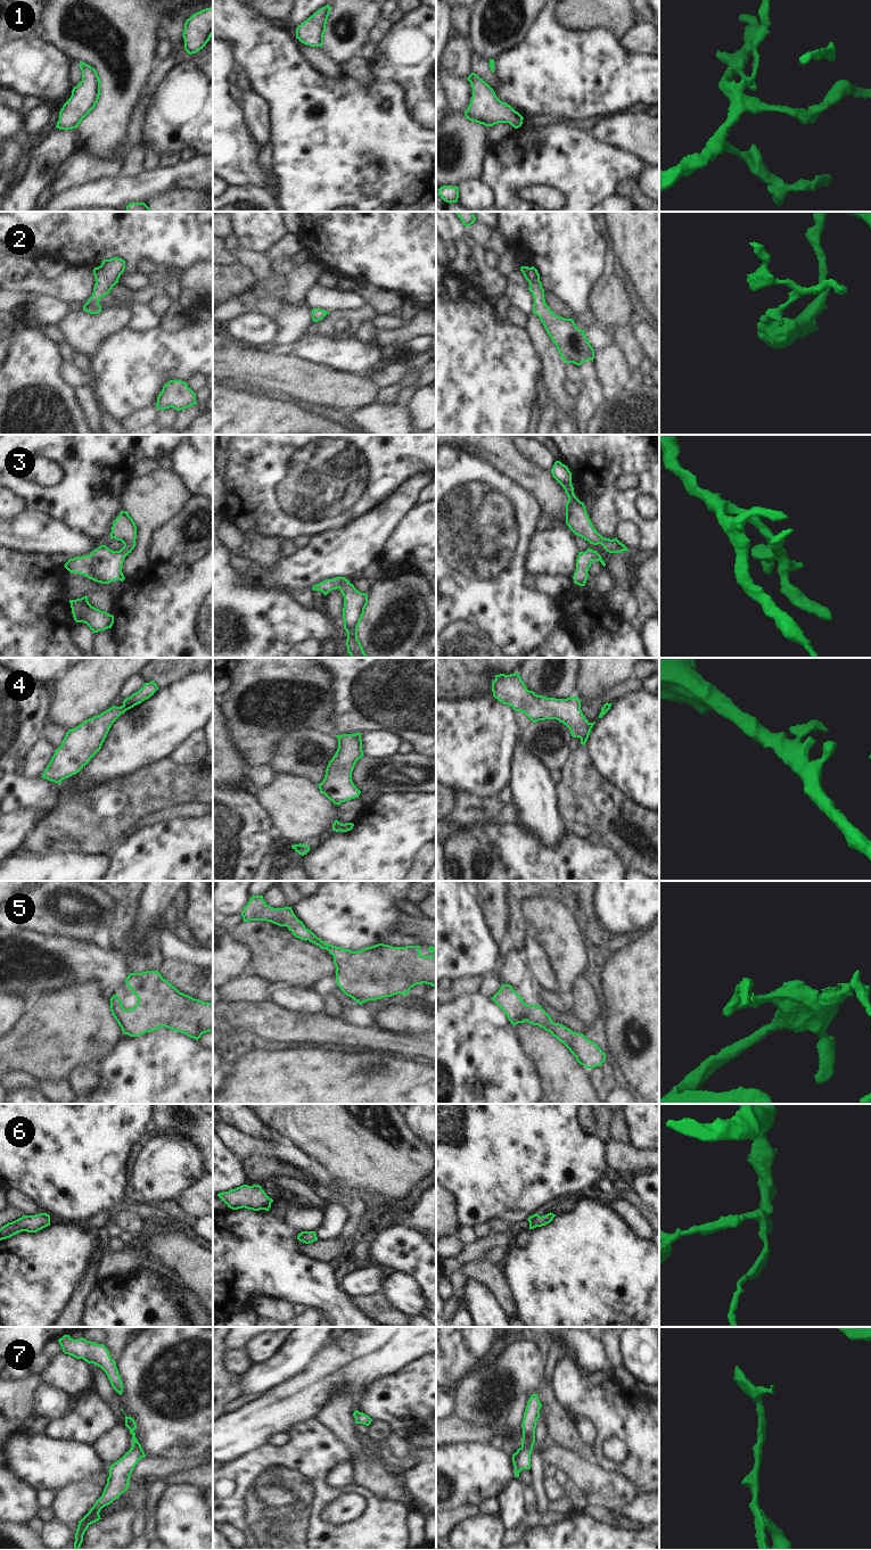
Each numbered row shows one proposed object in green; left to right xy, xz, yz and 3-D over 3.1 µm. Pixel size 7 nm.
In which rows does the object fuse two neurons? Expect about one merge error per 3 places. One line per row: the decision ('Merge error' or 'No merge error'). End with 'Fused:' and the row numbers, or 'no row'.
1: No merge error
2: No merge error
3: No merge error
4: No merge error
5: No merge error
6: No merge error
7: No merge error
Fused: no row

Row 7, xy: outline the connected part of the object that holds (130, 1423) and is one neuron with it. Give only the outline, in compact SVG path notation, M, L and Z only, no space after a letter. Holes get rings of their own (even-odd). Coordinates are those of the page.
M126 1415L125 1426L132 1434L132 1446L120 1460L109 1466L109 1476L107 1478L107 1484L104 1489L102 1495L96 1501L89 1512L79 1522L75 1533L74 1550L80 1549L83 1542L83 1535L88 1527L101 1519L99 1515L100 1510L110 1504L114 1500L118 1499L120 1495L128 1490L130 1485L130 1475L132 1474L138 1461L146 1457L141 1444L135 1437L134 1429L137 1428L137 1424L133 1418L128 1417Z

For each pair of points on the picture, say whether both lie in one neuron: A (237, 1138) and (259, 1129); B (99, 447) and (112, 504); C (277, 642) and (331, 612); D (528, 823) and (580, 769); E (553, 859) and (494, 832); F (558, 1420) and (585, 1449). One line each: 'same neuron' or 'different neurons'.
A: different neurons
B: same neuron
C: different neurons
D: different neurons
E: same neuron
F: same neuron

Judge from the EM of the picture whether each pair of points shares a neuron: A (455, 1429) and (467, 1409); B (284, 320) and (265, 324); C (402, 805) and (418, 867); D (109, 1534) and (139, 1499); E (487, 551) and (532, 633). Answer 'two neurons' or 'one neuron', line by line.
A: two neurons
B: two neurons
C: two neurons
D: one neuron
E: one neuron

